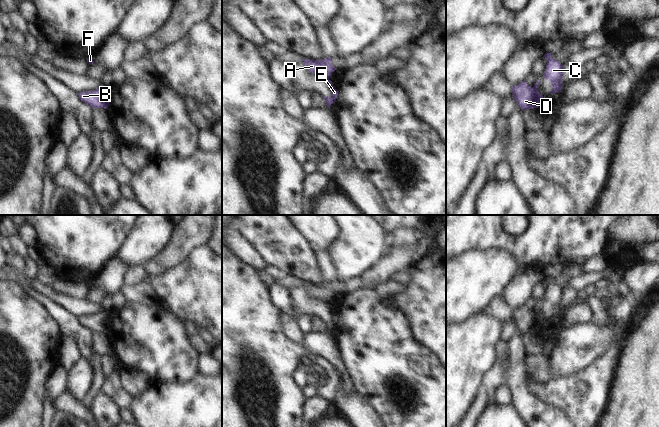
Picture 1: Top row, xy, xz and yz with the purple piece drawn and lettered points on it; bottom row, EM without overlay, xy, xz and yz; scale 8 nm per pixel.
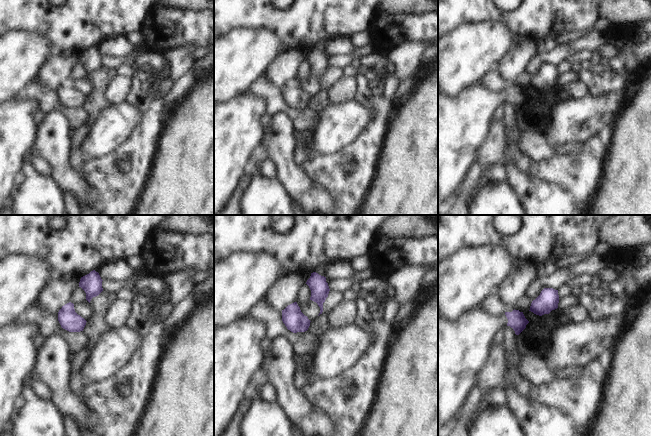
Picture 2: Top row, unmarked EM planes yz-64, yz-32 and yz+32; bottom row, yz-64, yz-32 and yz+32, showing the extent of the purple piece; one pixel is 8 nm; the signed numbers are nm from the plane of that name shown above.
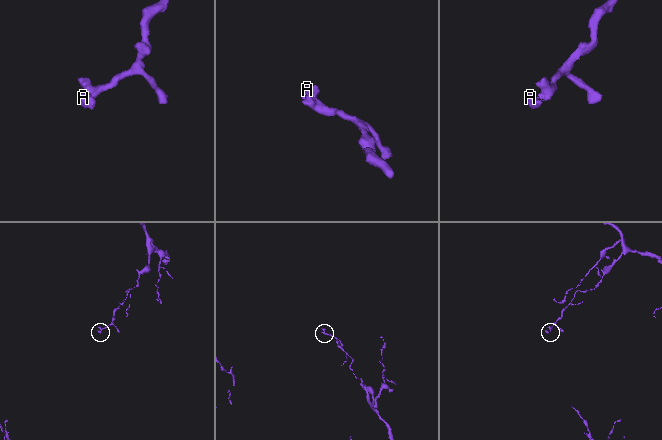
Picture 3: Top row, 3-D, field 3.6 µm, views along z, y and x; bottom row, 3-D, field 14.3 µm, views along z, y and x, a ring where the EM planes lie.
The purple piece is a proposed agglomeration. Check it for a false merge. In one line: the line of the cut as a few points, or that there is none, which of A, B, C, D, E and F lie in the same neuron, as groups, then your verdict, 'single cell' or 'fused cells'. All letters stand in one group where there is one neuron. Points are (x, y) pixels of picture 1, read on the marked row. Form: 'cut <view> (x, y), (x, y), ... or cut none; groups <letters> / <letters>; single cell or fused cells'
cut xz (328, 77), (326, 79); groups A B D / C E F; fused cells

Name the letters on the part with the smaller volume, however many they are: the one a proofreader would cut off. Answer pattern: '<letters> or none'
A, B, D

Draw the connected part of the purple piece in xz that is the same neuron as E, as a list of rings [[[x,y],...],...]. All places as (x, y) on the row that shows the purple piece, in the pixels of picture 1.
[[[328,78],[326,81],[329,83],[329,88],[331,90],[331,96],[330,97],[323,97],[327,107],[330,107],[338,98],[338,92],[337,90],[333,87],[332,81]]]

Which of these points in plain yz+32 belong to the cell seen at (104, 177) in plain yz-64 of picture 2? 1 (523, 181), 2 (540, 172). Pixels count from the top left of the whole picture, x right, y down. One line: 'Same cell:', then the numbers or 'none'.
Same cell: 2

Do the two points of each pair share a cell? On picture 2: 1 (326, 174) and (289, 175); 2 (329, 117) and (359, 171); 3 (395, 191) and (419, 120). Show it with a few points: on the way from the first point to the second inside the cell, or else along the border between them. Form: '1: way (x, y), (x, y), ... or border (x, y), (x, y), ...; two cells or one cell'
1: border (298, 166), (314, 182), (321, 184), (326, 189); two cells
2: border (363, 131), (338, 151), (323, 155); two cells
3: way (413, 173), (419, 167), (419, 138); one cell

